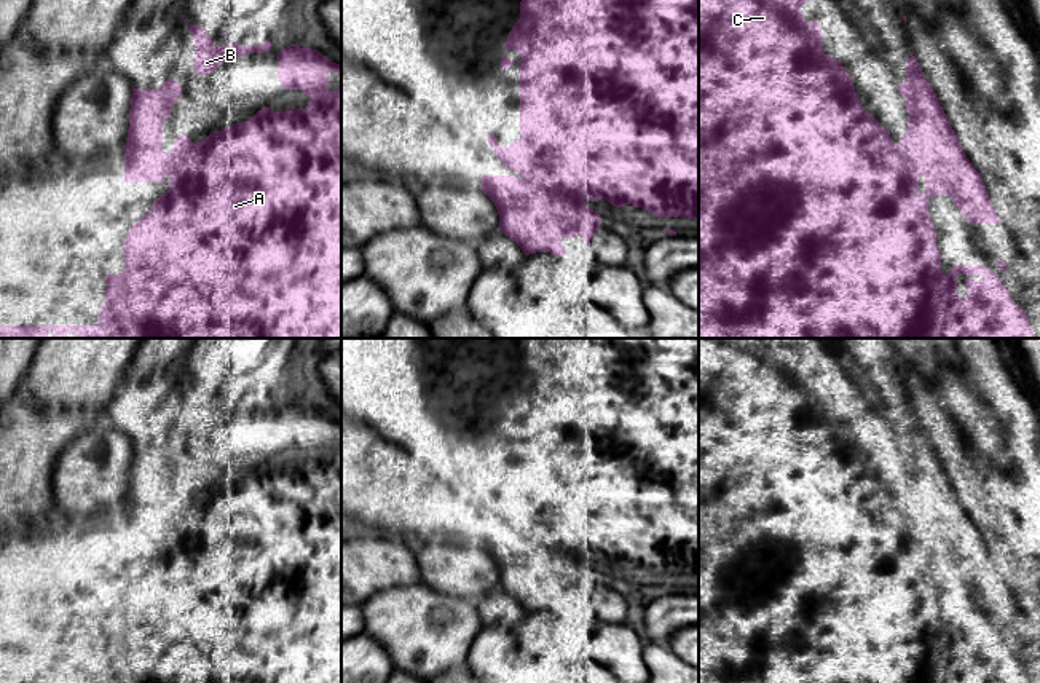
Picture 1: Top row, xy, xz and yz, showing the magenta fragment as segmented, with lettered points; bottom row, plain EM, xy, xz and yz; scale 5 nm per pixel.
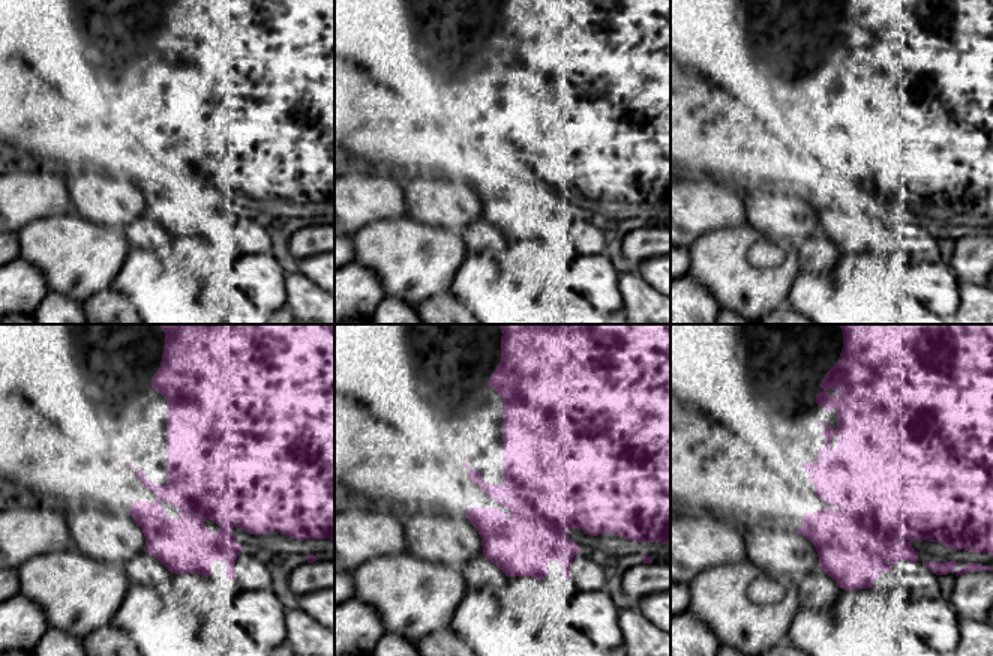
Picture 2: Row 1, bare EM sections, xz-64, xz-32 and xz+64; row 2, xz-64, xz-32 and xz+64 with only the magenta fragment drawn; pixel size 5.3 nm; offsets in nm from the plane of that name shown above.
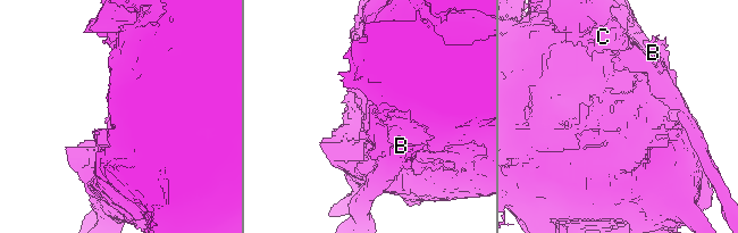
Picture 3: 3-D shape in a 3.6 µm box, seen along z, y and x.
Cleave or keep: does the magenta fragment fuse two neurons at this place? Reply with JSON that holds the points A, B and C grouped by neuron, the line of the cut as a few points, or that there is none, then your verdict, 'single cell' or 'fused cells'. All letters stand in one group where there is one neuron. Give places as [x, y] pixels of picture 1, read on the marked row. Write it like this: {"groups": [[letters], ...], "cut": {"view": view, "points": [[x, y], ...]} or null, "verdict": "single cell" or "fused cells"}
{"groups": [["A", "C"], ["B"]], "cut": {"view": "xz", "points": [[522, 176], [547, 189], [563, 189], [583, 200]]}, "verdict": "fused cells"}

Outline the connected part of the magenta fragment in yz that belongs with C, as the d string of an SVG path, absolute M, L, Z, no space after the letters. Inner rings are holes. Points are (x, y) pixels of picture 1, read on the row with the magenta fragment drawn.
M699 0L699 338L1034 338L1034 332L1032 332L1032 329L1030 329L1030 324L1029 324L1029 319L1027 319L1027 316L1026 316L1026 313L1024 313L1024 311L1022 311L1022 310L1021 310L1021 308L1019 308L1019 306L1018 306L1018 305L1016 305L1016 303L1014 303L1014 302L1013 302L1013 298L1011 298L1011 295L1010 295L1010 294L1008 294L1008 290L1007 290L1007 289L1005 289L1005 286L1003 286L1003 282L1002 282L1002 279L1000 279L1000 278L999 278L999 276L997 276L997 273L995 273L995 271L991 271L991 270L989 270L989 266L986 266L986 265L976 265L976 266L971 266L971 265L954 265L954 266L952 266L952 268L951 268L951 273L949 273L949 274L943 274L943 273L941 273L941 268L943 268L943 266L941 266L941 254L940 254L940 251L938 251L938 244L936 244L936 233L935 233L935 227L933 227L933 223L932 223L932 219L930 219L930 212L928 212L928 198L927 198L927 196L925 196L925 193L919 193L919 191L917 191L917 190L916 190L916 187L914 187L914 185L912 185L912 184L911 184L911 182L909 182L909 177L908 177L908 176L906 176L906 172L904 172L904 166L903 166L903 163L901 163L901 158L900 158L900 155L898 155L898 150L896 150L896 145L895 145L895 144L893 144L893 140L892 140L892 137L890 137L890 134L888 134L888 131L887 131L887 129L885 129L885 128L884 128L884 126L882 126L882 124L880 124L880 123L879 123L879 121L877 121L877 120L876 120L876 118L874 118L874 116L873 116L873 115L869 115L869 113L868 113L868 112L866 112L866 109L865 109L865 107L863 107L863 105L861 105L861 104L860 104L860 101L858 101L858 97L857 97L857 93L855 93L855 86L853 86L853 83L852 83L852 78L850 78L850 77L849 77L849 73L847 73L847 72L845 72L845 69L844 69L844 67L842 67L842 64L841 64L841 62L839 62L839 61L836 61L836 59L834 59L834 56L828 56L828 54L826 54L826 53L825 53L825 51L823 51L823 48L821 48L821 41L823 41L823 32L821 32L821 27L820 27L820 26L818 26L818 22L815 22L815 21L812 21L812 22L807 22L807 21L806 21L806 18L804 18L804 14L802 14L802 11L801 11L801 6L802 6L802 5L804 5L804 3L807 3L807 2L809 2L809 0ZM959 274L967 274L967 276L968 276L968 279L967 279L967 281L965 281L965 286L967 286L967 297L965 297L965 298L962 298L962 297L960 297L960 295L959 295L959 294L957 294L957 276L959 276Z

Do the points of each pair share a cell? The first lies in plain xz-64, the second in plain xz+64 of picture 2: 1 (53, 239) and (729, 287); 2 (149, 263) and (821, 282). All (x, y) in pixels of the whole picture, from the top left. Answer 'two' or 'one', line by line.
1: one
2: one

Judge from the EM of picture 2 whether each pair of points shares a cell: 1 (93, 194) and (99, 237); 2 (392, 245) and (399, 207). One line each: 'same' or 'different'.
1: different
2: different

